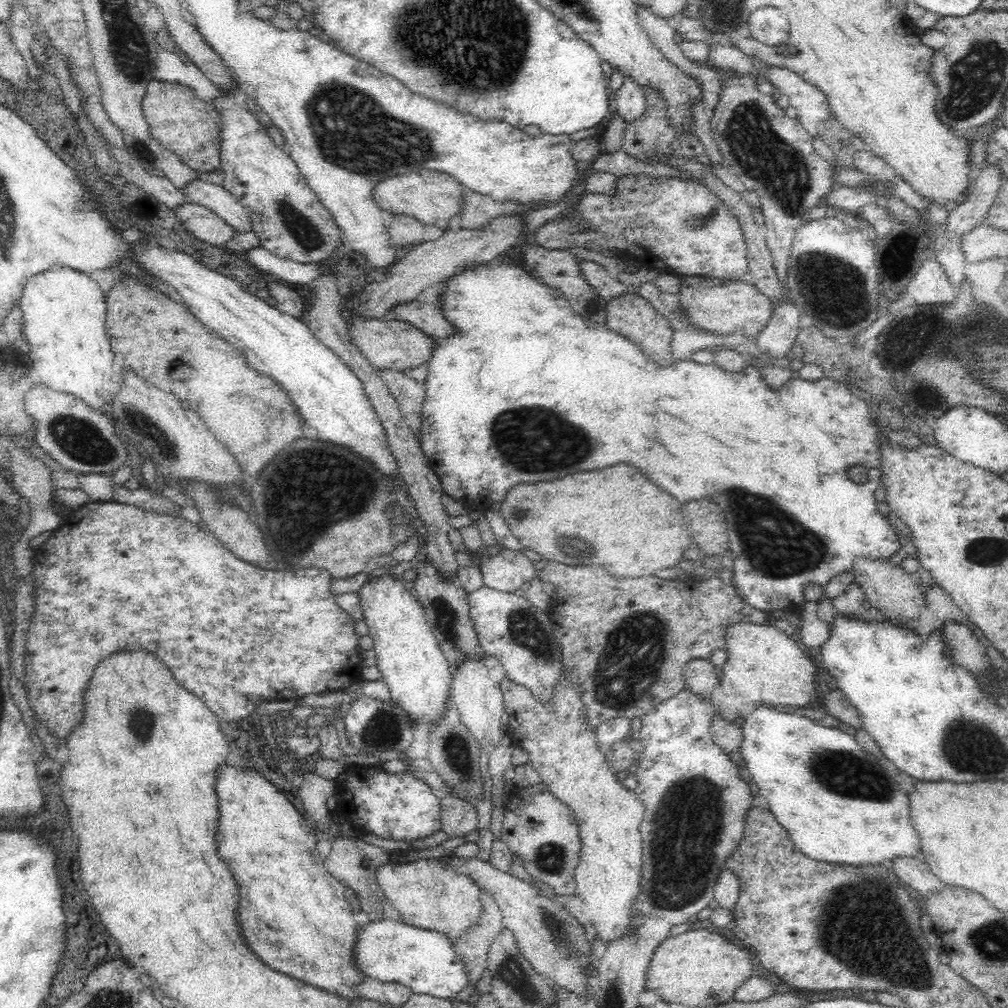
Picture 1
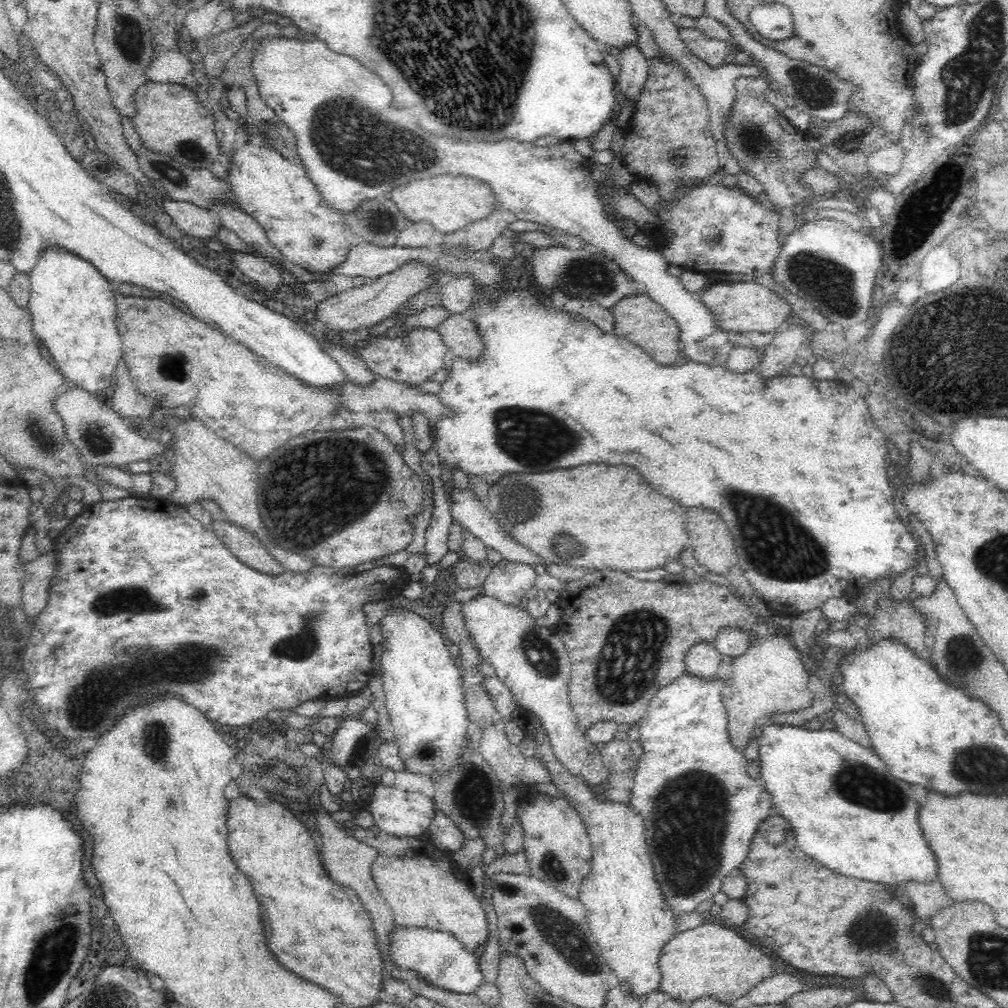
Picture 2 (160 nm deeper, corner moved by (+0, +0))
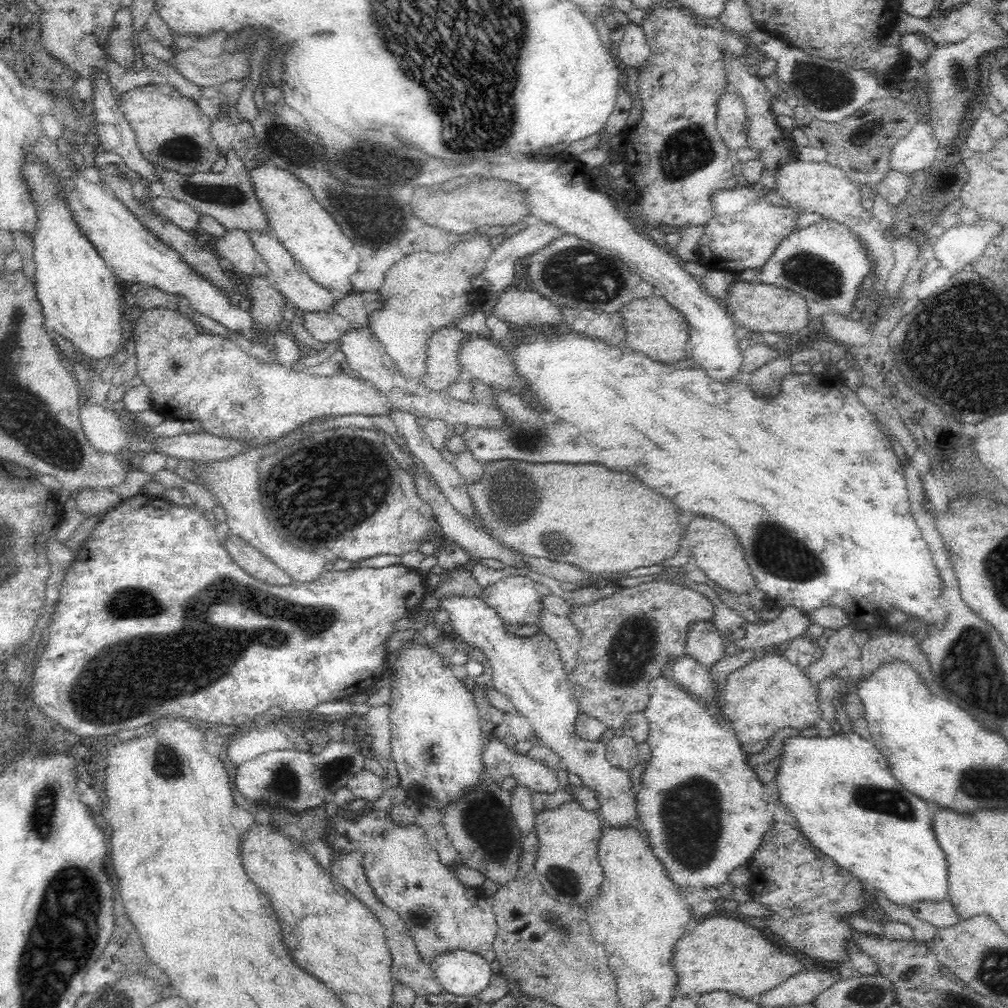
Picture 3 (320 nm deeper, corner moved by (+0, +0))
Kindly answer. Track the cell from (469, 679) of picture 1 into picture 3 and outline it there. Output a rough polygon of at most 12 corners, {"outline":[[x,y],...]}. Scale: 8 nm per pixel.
{"outline":[[491,737],[485,766],[532,792],[554,794],[555,770]]}

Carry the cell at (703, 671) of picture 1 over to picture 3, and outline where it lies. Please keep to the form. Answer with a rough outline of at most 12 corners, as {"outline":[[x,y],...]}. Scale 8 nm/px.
{"outline":[[712,620],[689,624],[685,651],[711,668],[724,653]]}

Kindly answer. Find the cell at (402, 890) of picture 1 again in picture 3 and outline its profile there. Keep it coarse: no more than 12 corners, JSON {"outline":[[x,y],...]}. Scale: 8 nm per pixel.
{"outline":[[366,810],[330,818],[420,959],[497,959],[491,901],[424,829]]}

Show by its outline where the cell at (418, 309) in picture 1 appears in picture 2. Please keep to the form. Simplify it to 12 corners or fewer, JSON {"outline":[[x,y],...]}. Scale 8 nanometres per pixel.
{"outline":[[467,314],[437,327],[451,357],[479,361],[485,349]]}

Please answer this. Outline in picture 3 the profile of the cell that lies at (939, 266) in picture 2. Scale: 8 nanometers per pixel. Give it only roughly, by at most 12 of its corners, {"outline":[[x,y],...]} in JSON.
{"outline":[[997,220],[958,222],[930,254],[951,272],[982,256],[1004,230]]}

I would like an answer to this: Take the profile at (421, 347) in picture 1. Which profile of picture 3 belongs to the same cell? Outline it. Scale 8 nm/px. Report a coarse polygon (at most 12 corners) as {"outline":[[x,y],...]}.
{"outline":[[458,327],[427,342],[423,391],[445,393],[466,378],[459,352],[470,337]]}

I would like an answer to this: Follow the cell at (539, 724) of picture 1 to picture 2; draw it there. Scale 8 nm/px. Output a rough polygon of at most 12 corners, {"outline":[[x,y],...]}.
{"outline":[[531,745],[587,827],[579,899],[614,983],[644,1002],[679,932],[644,819]]}

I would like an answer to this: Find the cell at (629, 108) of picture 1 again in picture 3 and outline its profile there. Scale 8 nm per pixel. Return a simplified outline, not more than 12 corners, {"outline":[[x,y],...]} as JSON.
{"outline":[[632,21],[618,42],[626,68],[641,68],[649,55],[643,25]]}

